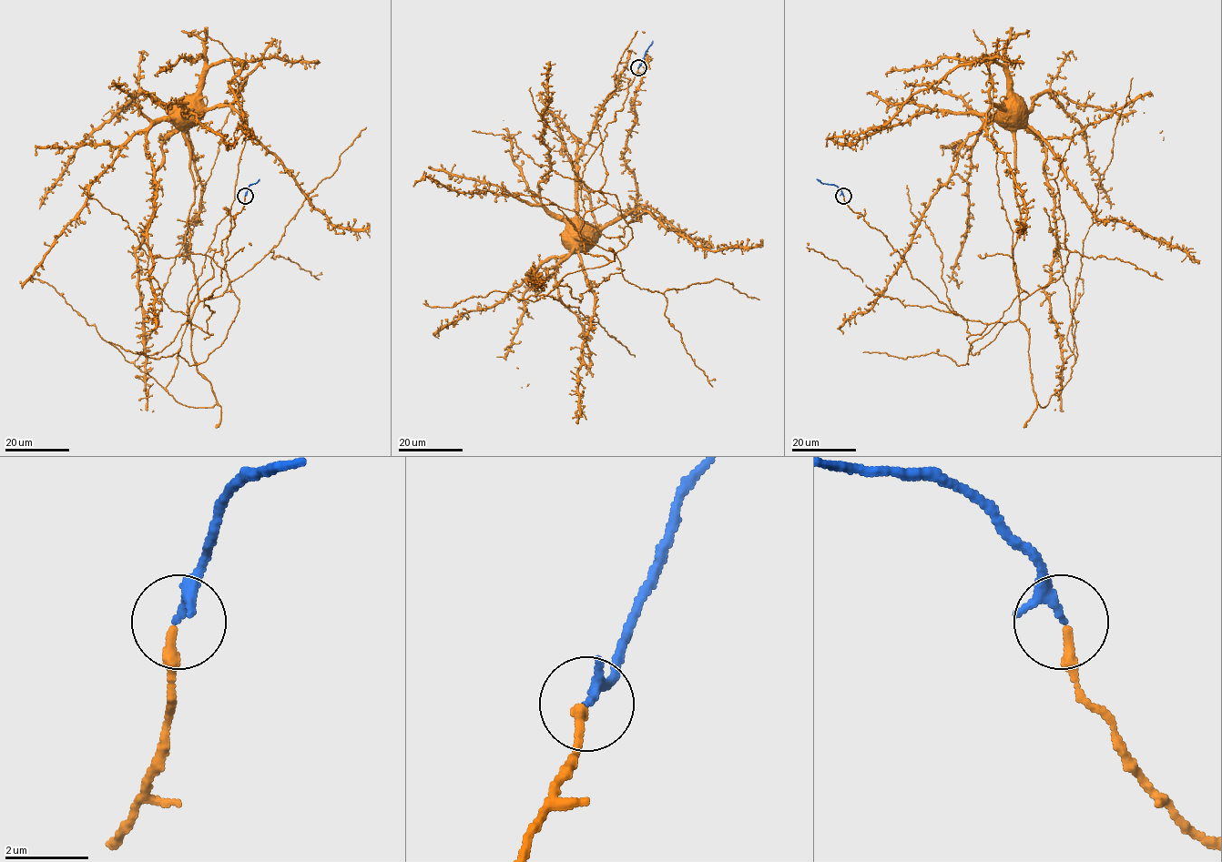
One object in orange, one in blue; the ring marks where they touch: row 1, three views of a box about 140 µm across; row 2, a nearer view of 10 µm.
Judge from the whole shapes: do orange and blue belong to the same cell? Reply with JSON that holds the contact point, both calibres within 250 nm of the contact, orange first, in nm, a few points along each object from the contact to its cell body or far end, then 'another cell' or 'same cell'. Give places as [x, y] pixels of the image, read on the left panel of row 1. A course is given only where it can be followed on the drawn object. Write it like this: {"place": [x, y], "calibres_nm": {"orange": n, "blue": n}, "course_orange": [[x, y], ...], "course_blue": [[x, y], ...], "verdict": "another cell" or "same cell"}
{"place": [245, 196], "calibres_nm": {"orange": 280, "blue": 170}, "course_orange": [[245, 196], [187, 322], [198, 301], [195, 180], [186, 131], [165, 141], [135, 251], [153, 410]], "course_blue": [[245, 196], [250, 185], [259, 179]], "verdict": "same cell"}

